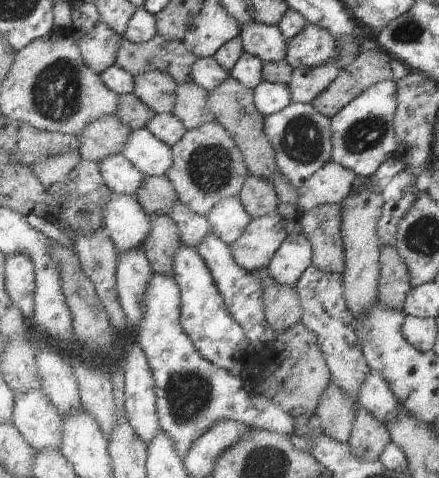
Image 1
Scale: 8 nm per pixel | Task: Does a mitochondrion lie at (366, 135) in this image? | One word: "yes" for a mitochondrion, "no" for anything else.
yes

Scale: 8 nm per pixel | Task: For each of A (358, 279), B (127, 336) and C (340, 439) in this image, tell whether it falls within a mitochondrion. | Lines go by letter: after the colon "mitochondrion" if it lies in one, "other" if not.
A: other
B: other
C: other

